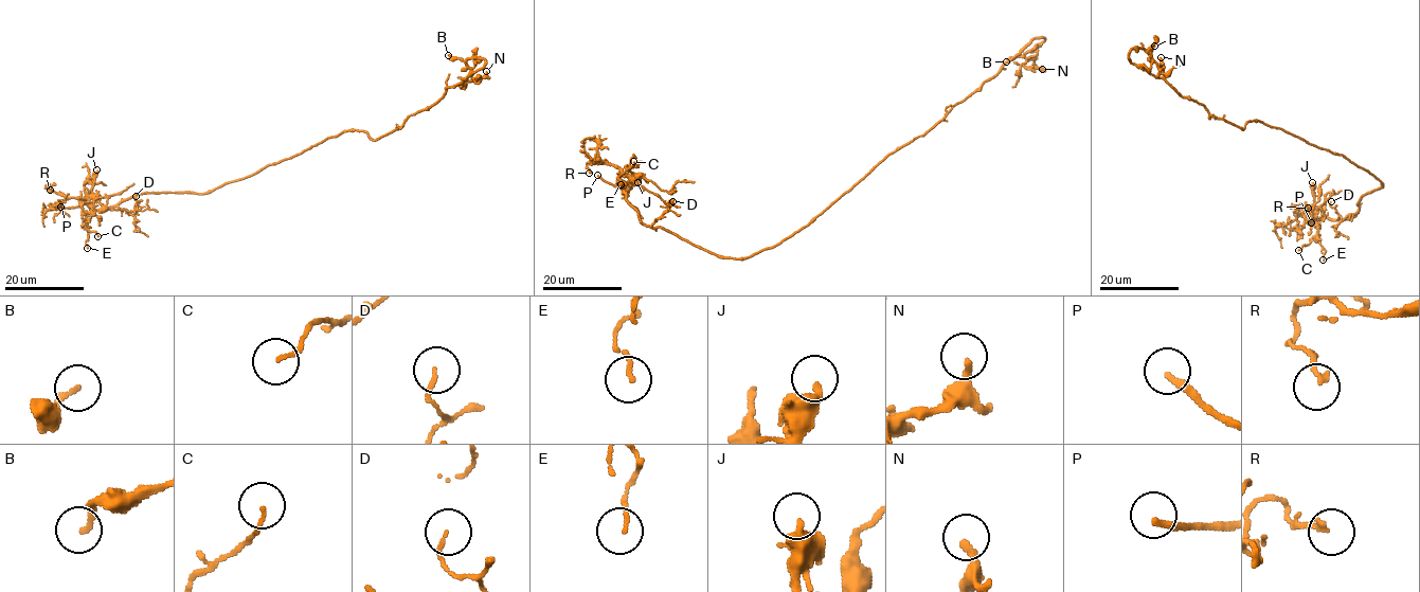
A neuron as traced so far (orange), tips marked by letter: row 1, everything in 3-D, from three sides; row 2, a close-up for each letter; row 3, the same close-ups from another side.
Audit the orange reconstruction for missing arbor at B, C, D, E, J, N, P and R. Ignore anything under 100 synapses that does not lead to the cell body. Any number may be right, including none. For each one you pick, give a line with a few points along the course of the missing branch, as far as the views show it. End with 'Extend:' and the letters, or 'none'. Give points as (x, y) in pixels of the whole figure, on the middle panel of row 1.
Extend: P

